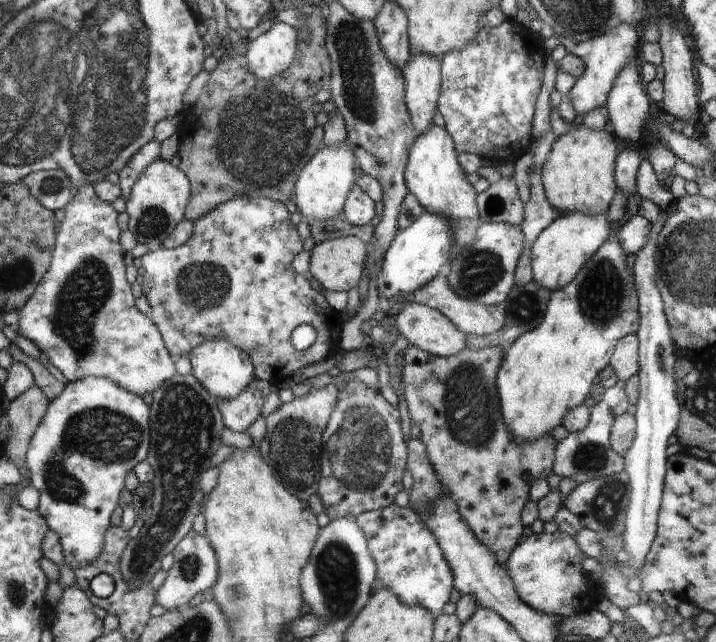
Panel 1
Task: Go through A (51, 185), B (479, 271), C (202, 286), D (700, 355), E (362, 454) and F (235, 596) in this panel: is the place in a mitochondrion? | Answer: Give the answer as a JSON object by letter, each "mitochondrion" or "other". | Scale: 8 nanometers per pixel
{"A":"mitochondrion","B":"mitochondrion","C":"mitochondrion","D":"other","E":"mitochondrion","F":"mitochondrion"}

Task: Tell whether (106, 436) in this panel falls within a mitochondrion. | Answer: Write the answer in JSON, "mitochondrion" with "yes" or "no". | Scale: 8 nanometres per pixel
{"mitochondrion":"yes"}

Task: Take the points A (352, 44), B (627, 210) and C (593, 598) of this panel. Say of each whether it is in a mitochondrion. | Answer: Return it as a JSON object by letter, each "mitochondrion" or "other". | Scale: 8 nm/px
{"A":"mitochondrion","B":"other","C":"other"}

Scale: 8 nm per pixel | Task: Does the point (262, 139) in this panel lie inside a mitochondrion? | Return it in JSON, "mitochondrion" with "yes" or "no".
{"mitochondrion":"yes"}

